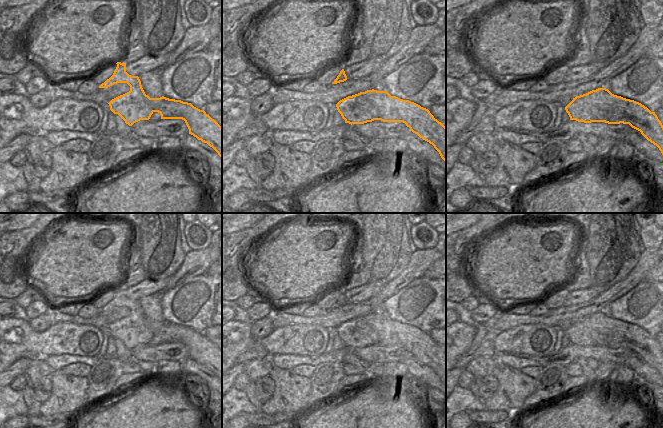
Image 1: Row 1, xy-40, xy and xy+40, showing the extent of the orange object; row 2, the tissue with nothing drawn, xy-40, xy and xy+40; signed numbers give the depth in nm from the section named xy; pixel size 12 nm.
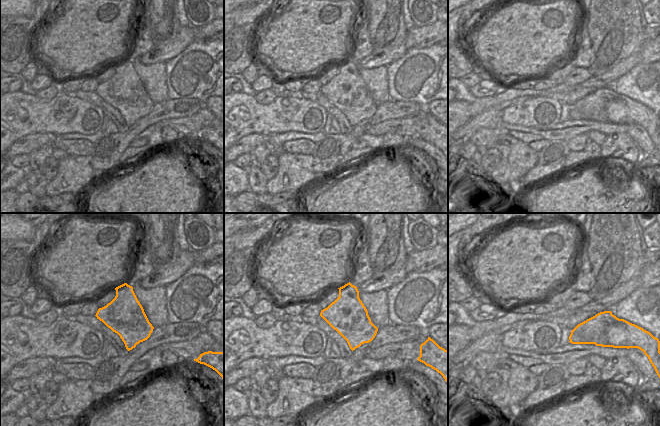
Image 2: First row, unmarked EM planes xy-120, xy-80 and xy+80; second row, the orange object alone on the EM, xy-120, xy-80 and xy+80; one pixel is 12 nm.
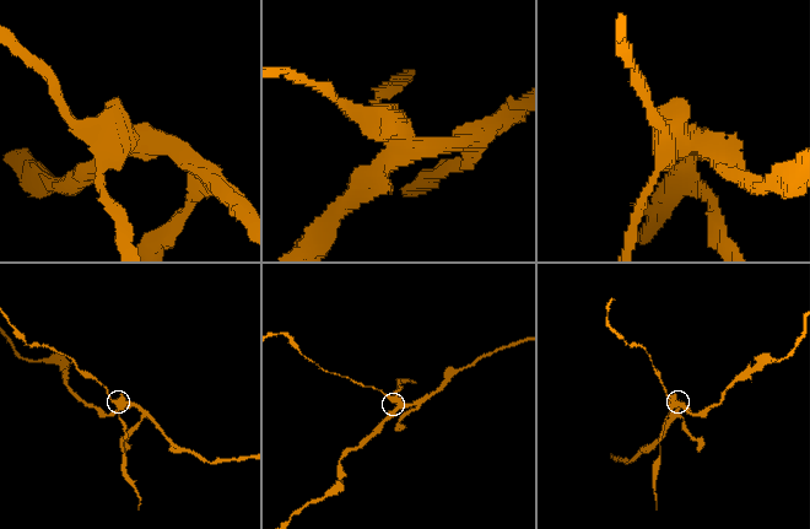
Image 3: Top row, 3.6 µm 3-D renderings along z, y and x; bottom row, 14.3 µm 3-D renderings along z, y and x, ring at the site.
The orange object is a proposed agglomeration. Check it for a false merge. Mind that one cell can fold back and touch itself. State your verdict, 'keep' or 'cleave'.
cleave

